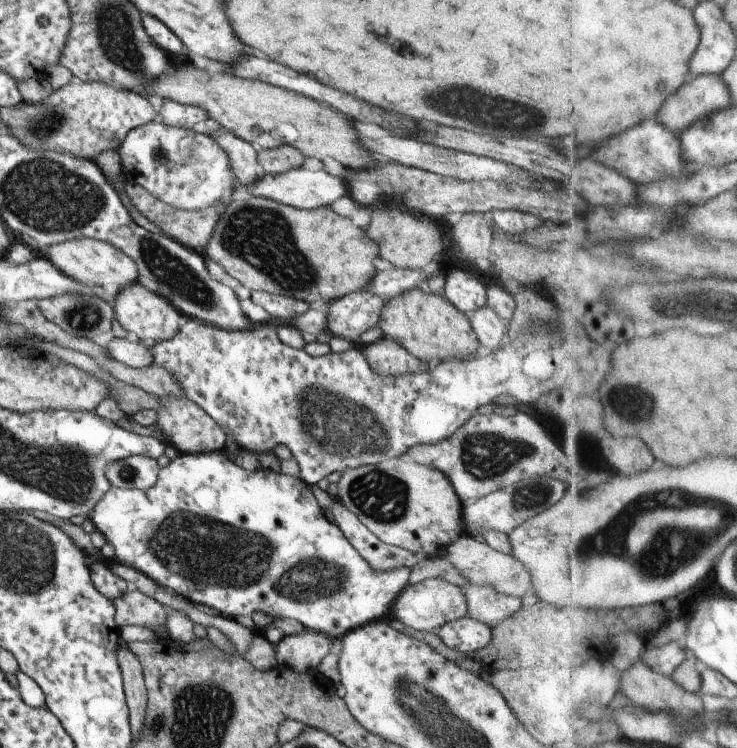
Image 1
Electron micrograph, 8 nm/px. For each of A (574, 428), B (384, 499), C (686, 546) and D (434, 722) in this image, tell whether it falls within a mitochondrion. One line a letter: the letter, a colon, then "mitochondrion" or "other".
A: other
B: mitochondrion
C: mitochondrion
D: mitochondrion

